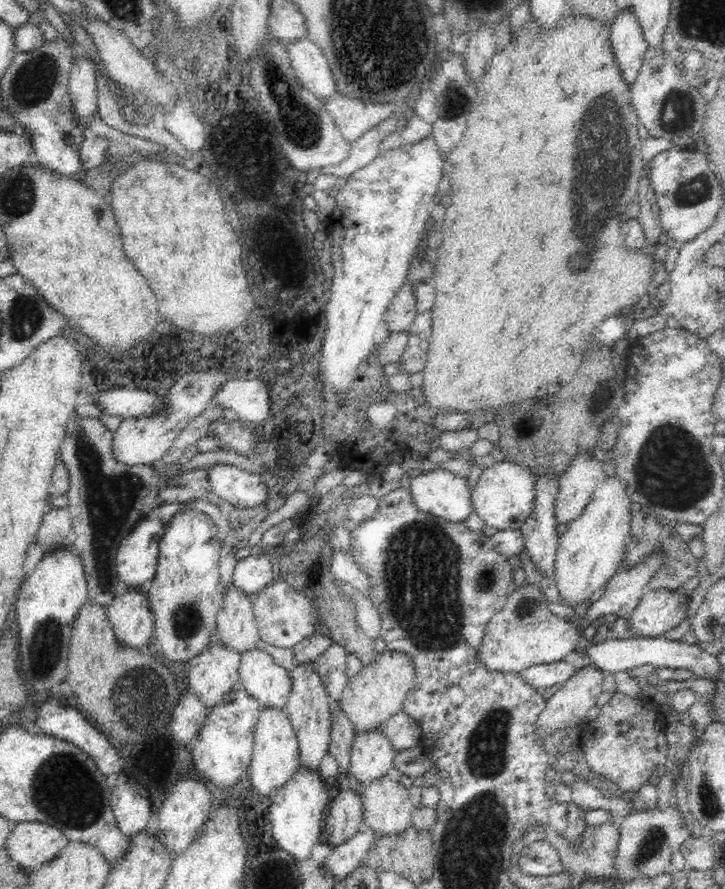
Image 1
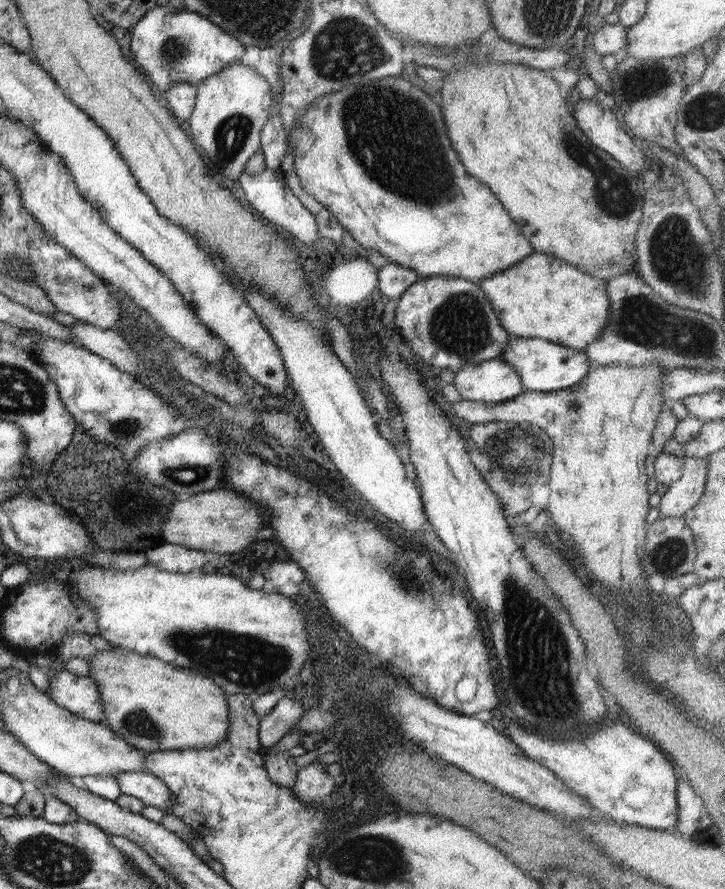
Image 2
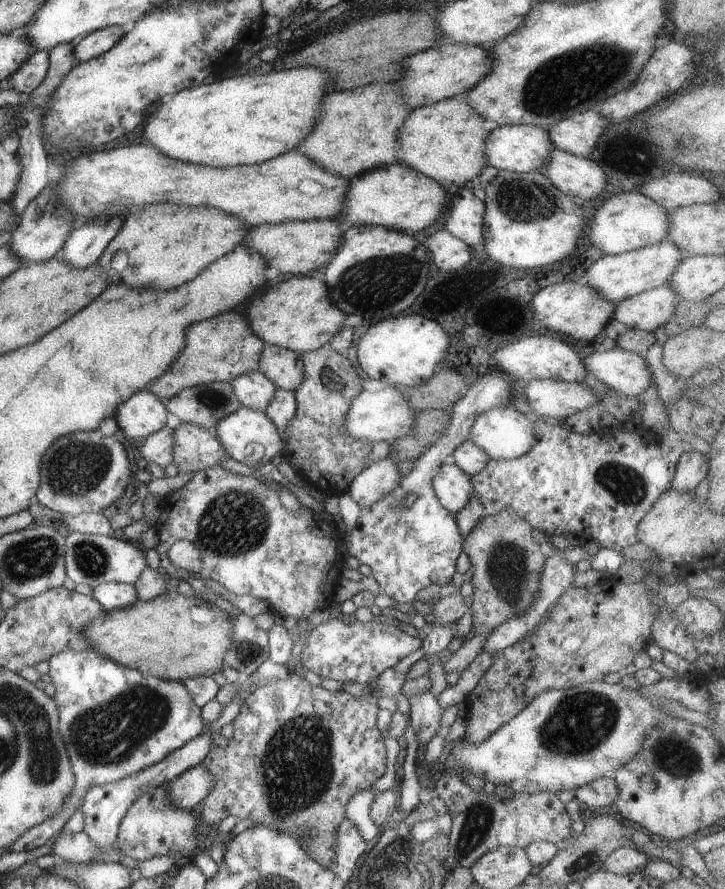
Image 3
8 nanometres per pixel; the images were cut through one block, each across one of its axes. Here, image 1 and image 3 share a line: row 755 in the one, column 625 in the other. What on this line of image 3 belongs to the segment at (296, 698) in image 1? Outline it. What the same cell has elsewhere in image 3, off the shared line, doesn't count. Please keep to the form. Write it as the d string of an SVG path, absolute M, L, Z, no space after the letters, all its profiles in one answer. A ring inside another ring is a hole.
M664 285L616 303L612 319L630 329L654 333L670 320L678 301L678 294Z

